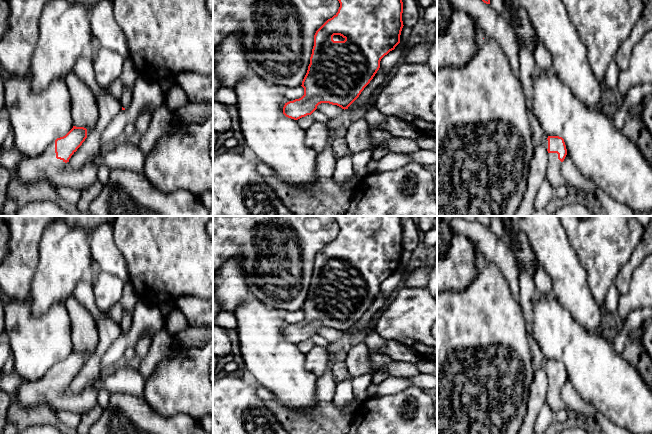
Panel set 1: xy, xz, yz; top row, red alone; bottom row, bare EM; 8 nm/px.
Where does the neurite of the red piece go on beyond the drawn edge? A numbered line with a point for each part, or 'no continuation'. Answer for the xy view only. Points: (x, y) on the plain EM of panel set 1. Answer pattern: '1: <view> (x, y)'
1: xy (30, 394)

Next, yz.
1: yz (554, 400)

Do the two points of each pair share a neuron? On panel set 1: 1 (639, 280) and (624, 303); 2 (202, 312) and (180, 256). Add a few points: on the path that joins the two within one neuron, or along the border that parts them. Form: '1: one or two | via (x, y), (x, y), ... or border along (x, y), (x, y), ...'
1: one | via (639, 286), (630, 297)
2: two | border along (202, 297), (180, 296), (174, 300)

